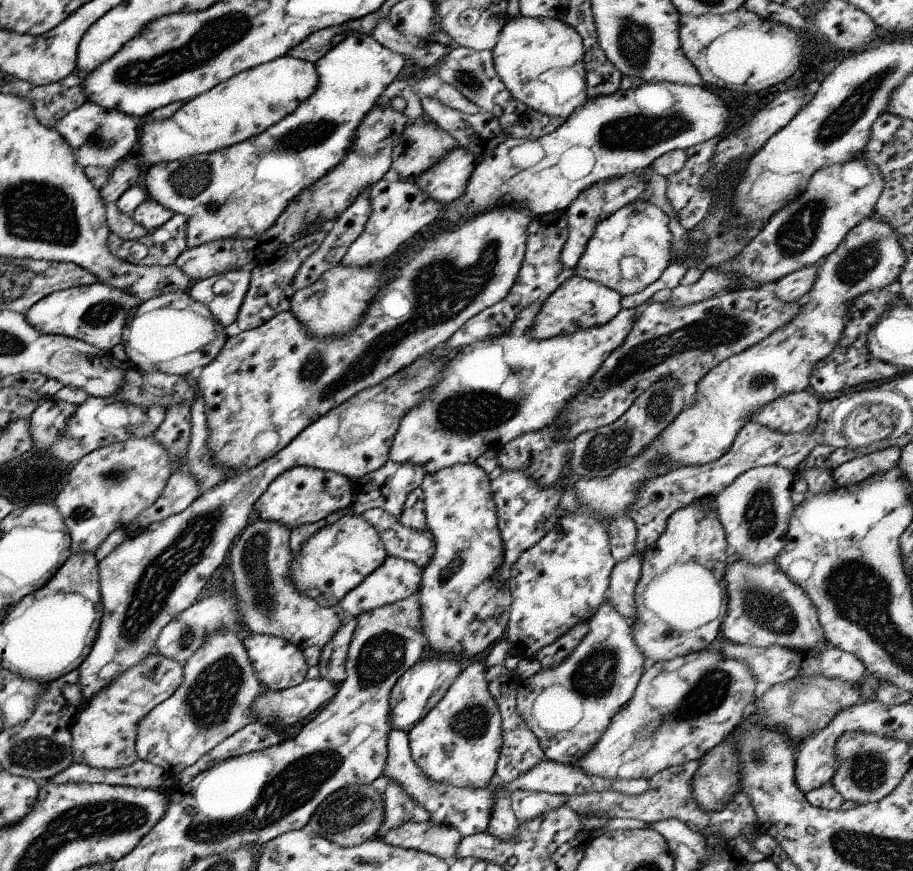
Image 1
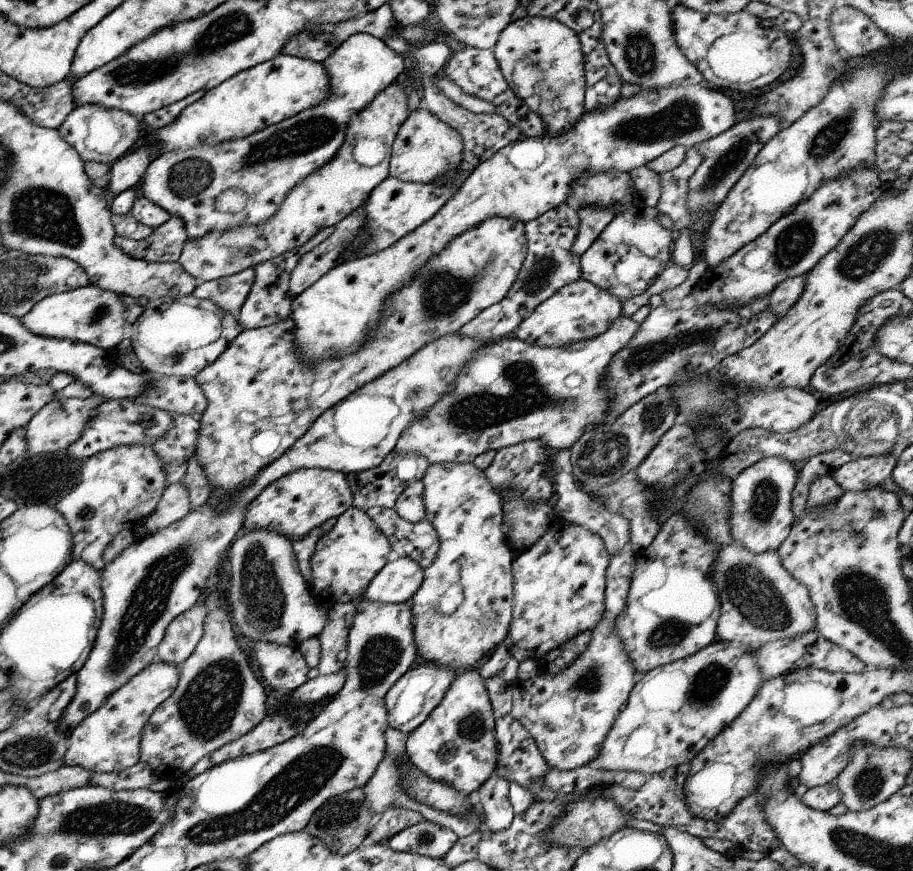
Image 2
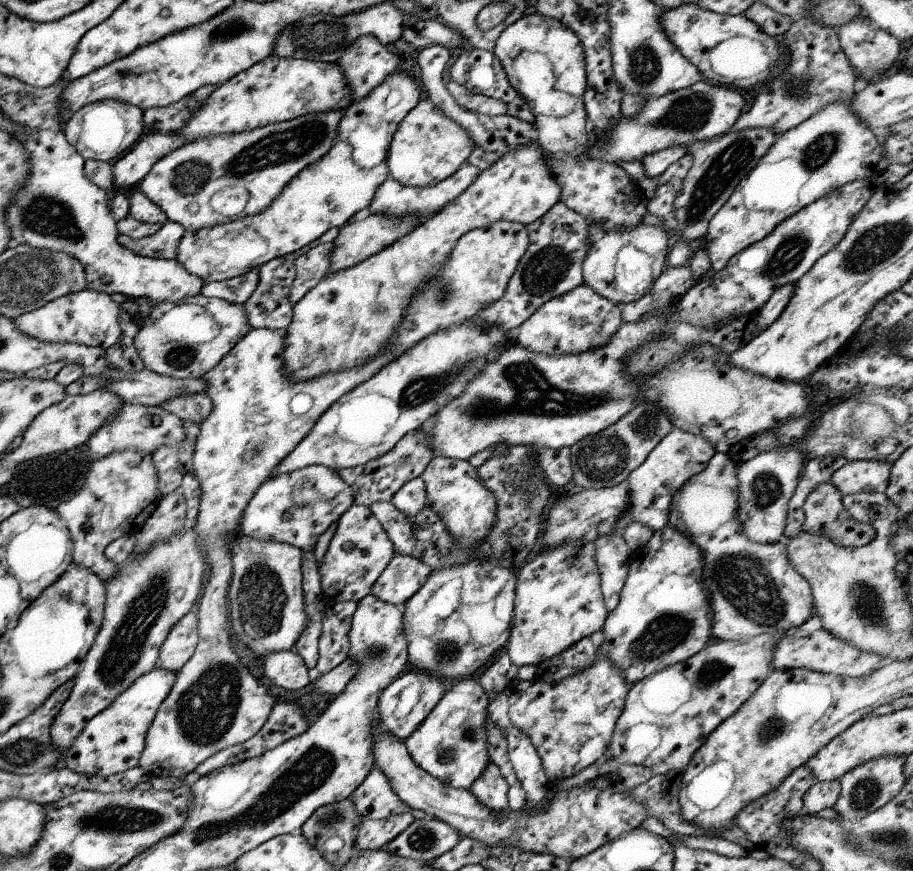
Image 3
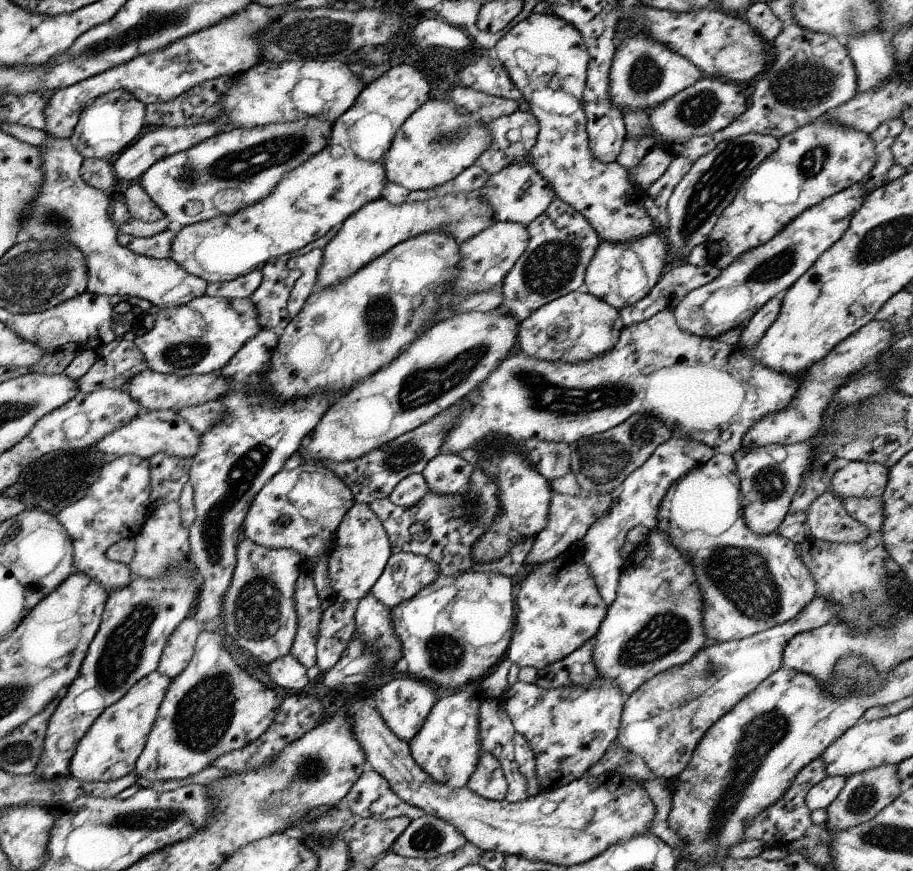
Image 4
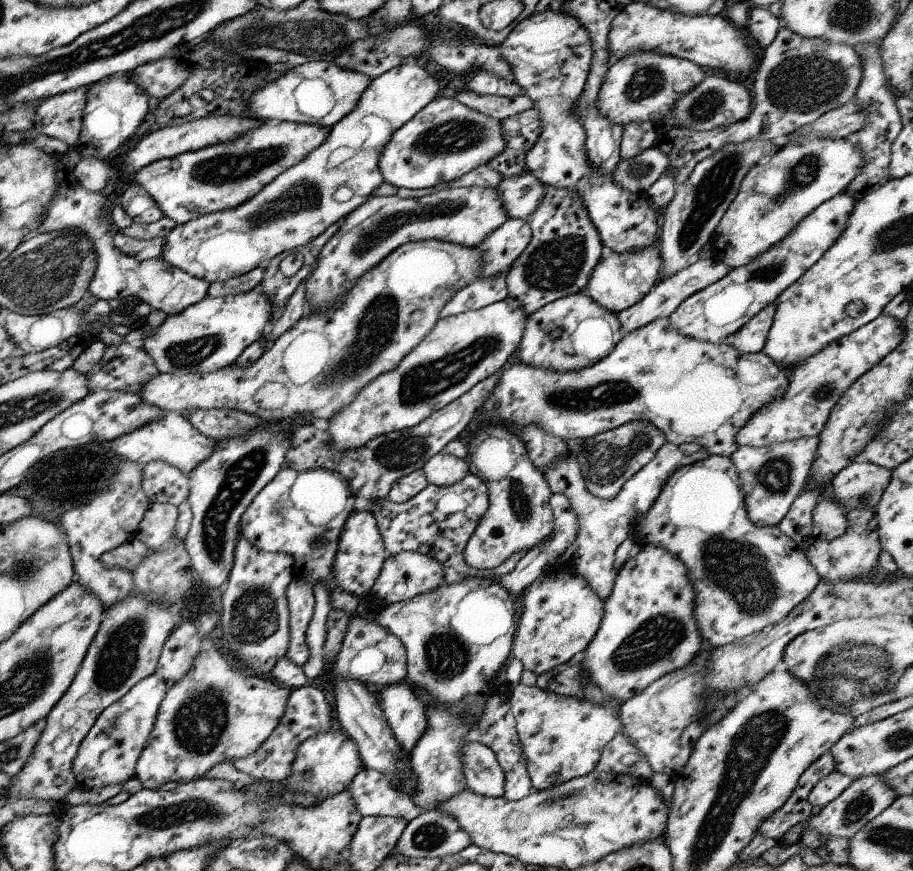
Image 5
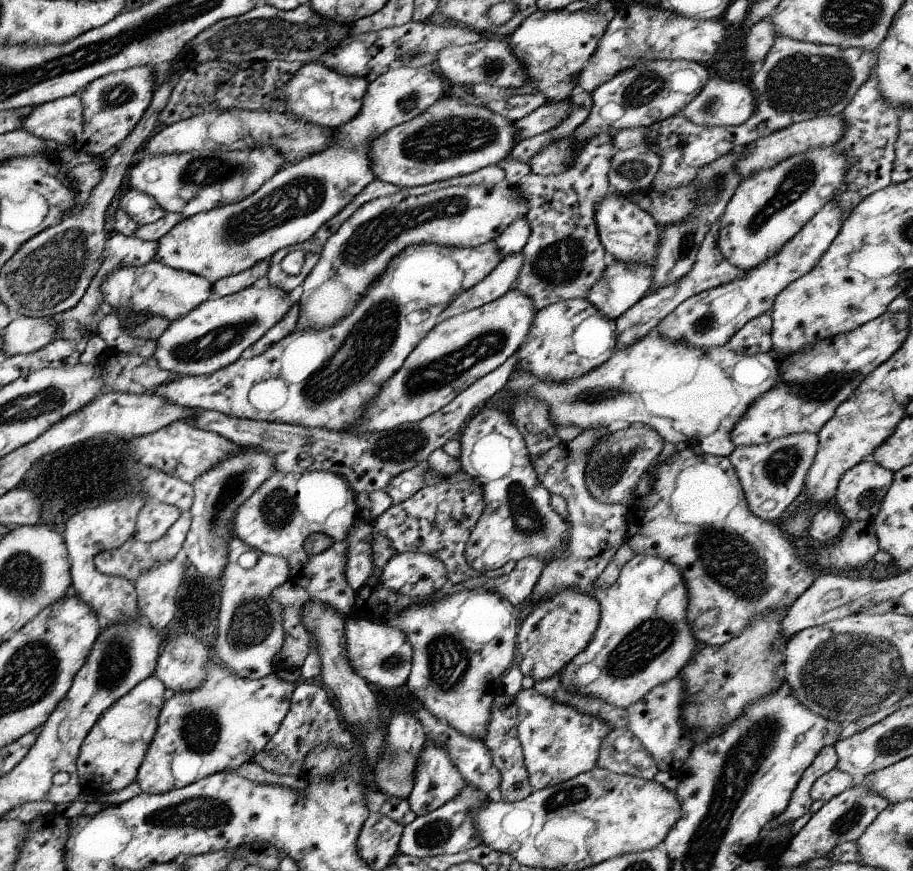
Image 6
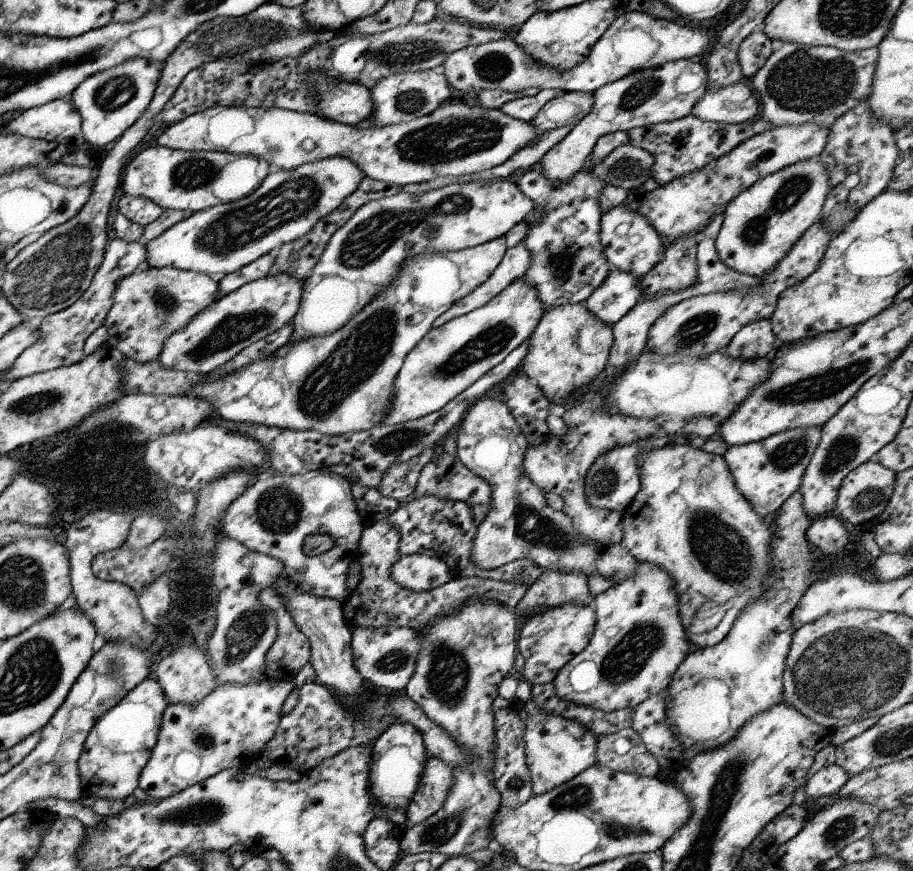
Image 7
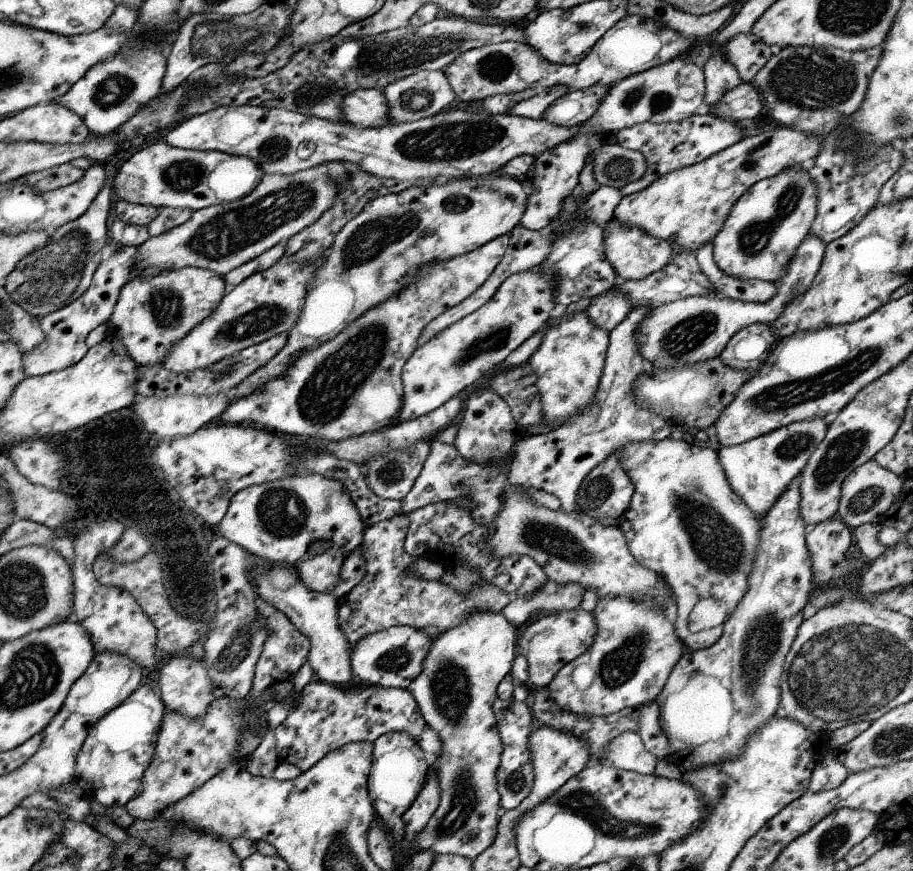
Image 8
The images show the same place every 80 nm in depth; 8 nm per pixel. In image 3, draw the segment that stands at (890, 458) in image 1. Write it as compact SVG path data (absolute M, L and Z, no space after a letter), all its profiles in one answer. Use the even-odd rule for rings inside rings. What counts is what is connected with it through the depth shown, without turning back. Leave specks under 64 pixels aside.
M846 461L830 478L830 483L842 495L883 494L891 463L887 461Z

